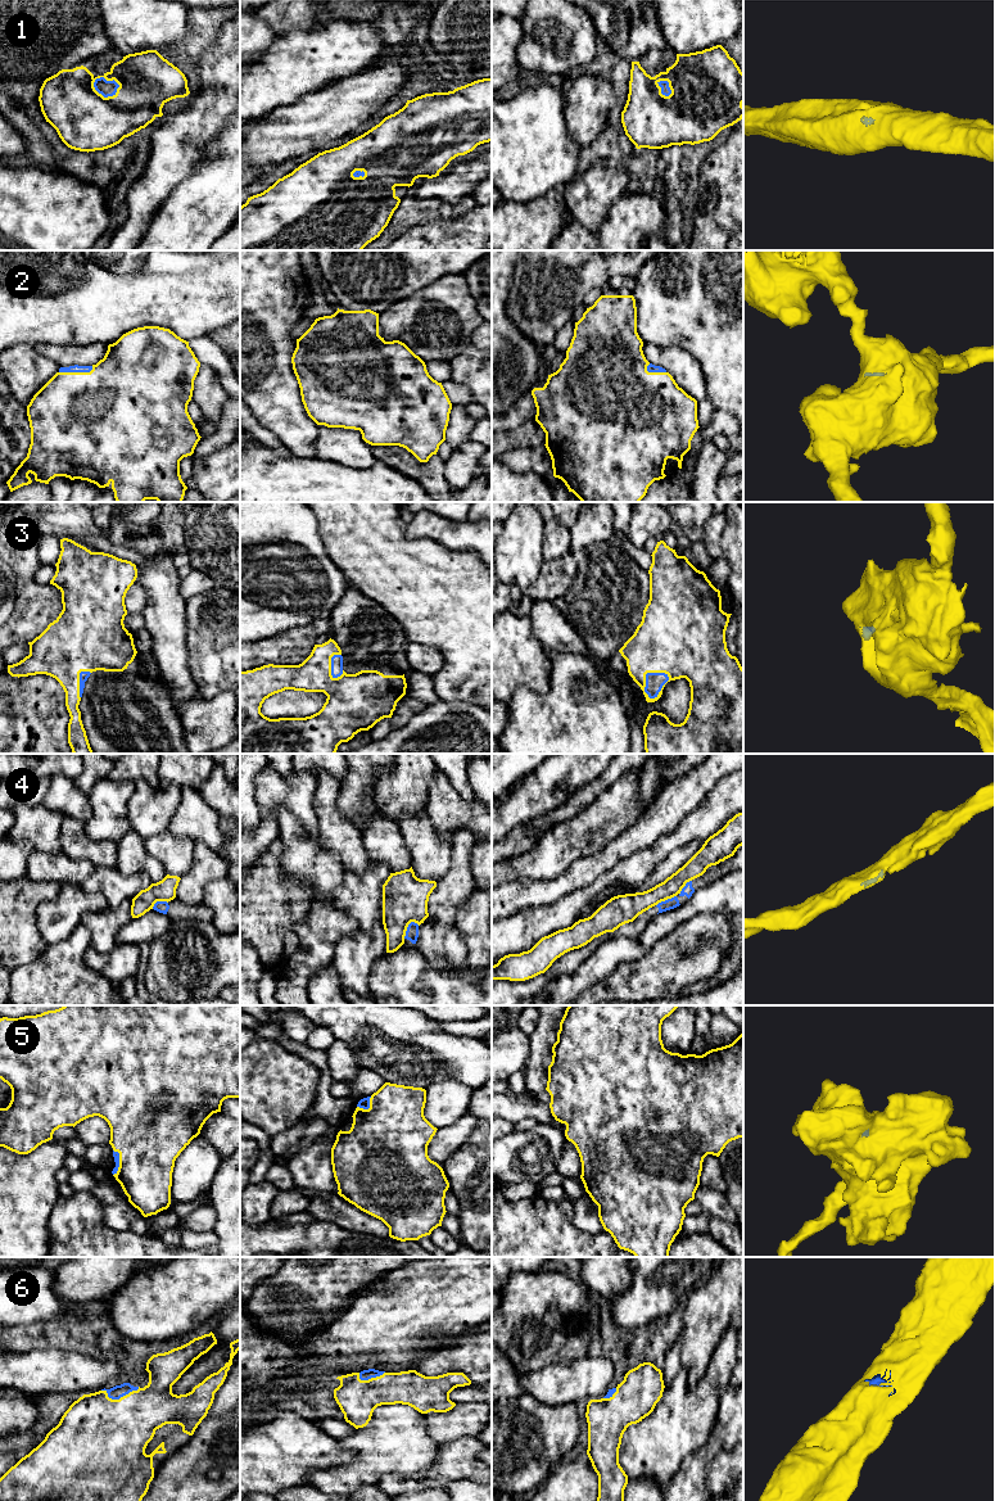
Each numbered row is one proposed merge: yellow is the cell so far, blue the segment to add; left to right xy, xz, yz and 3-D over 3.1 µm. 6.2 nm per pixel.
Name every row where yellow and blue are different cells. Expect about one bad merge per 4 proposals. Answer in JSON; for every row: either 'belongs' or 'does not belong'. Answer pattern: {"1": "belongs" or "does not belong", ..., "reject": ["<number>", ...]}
{"1": "belongs", "2": "belongs", "3": "belongs", "4": "does not belong", "5": "belongs", "6": "belongs", "reject": ["4"]}

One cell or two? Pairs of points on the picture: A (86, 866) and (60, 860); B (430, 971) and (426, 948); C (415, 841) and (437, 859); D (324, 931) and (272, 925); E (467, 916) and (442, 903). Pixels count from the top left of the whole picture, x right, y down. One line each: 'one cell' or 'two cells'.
A: one cell
B: two cells
C: one cell
D: two cells
E: two cells

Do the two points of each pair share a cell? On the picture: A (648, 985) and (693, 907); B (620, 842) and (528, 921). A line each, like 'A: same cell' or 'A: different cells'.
A: different cells
B: different cells

